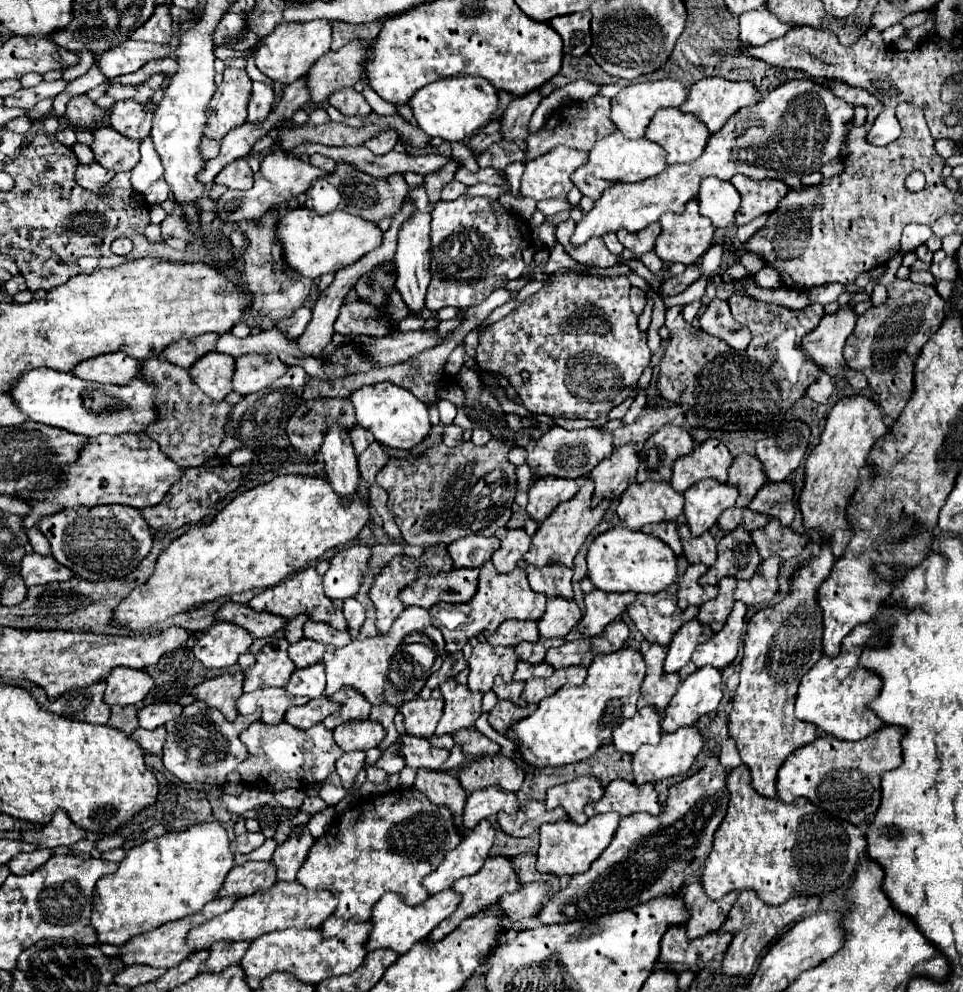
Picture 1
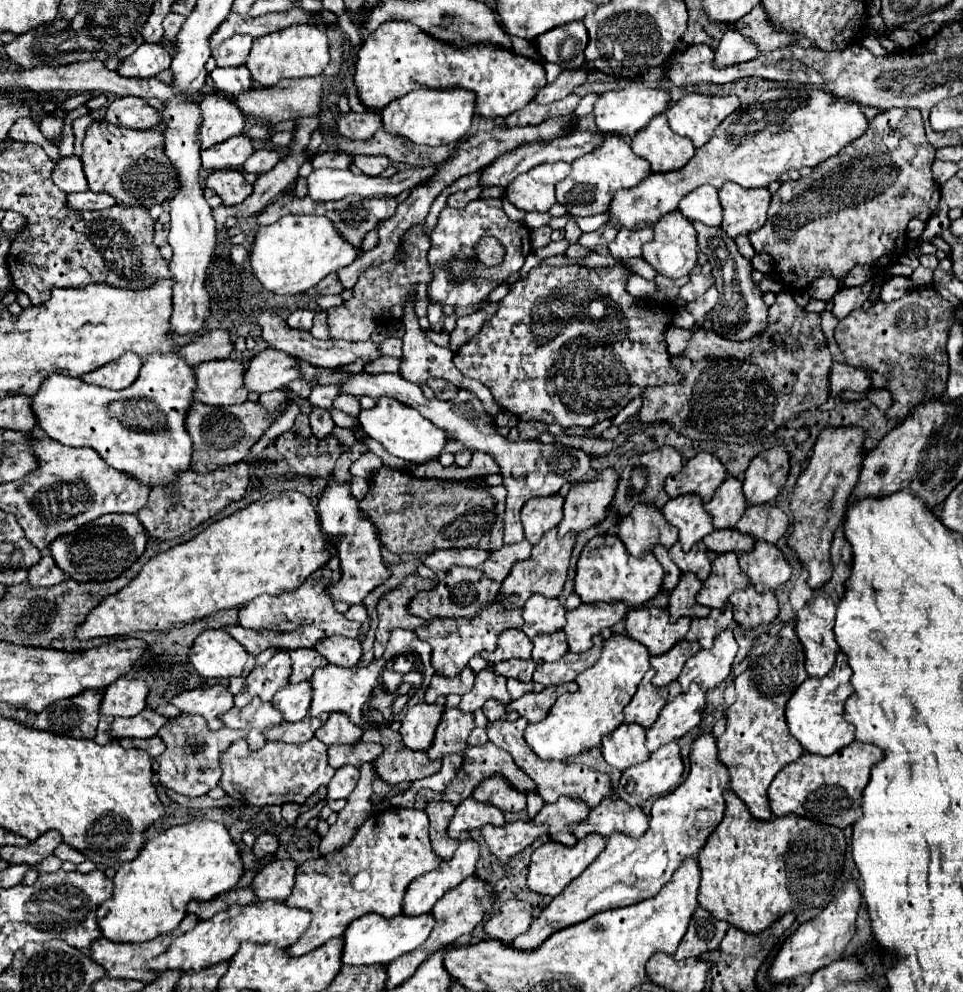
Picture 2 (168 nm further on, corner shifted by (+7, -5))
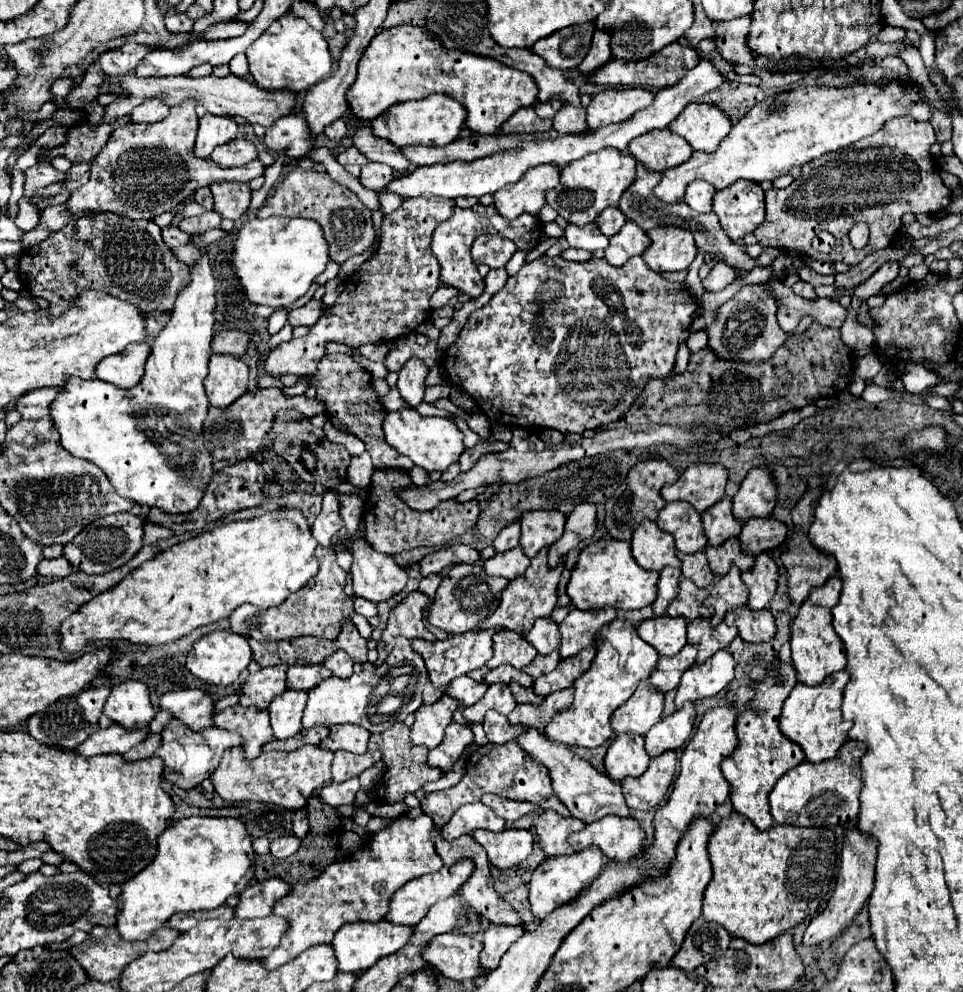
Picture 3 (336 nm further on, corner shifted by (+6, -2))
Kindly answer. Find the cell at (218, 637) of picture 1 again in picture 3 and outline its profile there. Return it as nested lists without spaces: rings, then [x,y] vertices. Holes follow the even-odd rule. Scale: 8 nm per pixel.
[[[215,630],[193,644],[193,652],[187,656],[187,670],[199,680],[215,686],[229,686],[237,680],[241,670],[251,662],[251,648],[247,638],[233,634],[229,630]]]

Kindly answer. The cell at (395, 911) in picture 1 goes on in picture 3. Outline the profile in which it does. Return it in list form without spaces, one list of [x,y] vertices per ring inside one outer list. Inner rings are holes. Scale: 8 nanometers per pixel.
[[[379,920],[375,924],[359,924],[359,922],[345,924],[331,942],[335,958],[337,958],[337,970],[339,972],[363,972],[371,968],[379,958],[403,948],[411,936],[413,936],[413,928],[391,924],[387,920]]]

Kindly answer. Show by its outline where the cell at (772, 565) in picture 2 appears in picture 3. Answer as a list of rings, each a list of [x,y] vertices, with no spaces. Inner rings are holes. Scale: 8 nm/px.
[[[769,554],[755,556],[755,566],[741,574],[743,584],[749,588],[749,608],[751,610],[763,610],[767,608],[769,600],[773,598],[777,590],[777,578],[779,570],[777,564]]]

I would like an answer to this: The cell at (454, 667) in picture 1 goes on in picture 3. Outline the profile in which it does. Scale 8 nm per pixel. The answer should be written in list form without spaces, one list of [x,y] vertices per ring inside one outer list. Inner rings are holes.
[[[459,676],[459,678],[455,678],[455,680],[449,684],[447,694],[453,696],[453,698],[457,698],[459,702],[463,702],[465,706],[471,706],[471,704],[479,702],[479,700],[485,696],[487,688],[489,688],[487,684],[475,682],[475,680],[469,678],[469,676]]]

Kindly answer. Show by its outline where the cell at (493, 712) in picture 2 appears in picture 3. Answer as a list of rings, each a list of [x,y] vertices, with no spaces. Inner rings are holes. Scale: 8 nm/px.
[[[495,710],[487,712],[483,728],[487,732],[489,742],[493,742],[493,744],[511,742],[511,740],[515,740],[515,736],[521,736],[525,732],[523,726],[511,726],[509,720],[505,716],[501,716],[499,712],[495,712]]]

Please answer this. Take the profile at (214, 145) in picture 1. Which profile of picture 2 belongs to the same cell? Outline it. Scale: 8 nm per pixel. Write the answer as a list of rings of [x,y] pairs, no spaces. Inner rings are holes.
[[[246,135],[228,139],[210,149],[202,149],[202,167],[208,171],[216,169],[242,169],[244,161],[254,153],[254,145]]]

